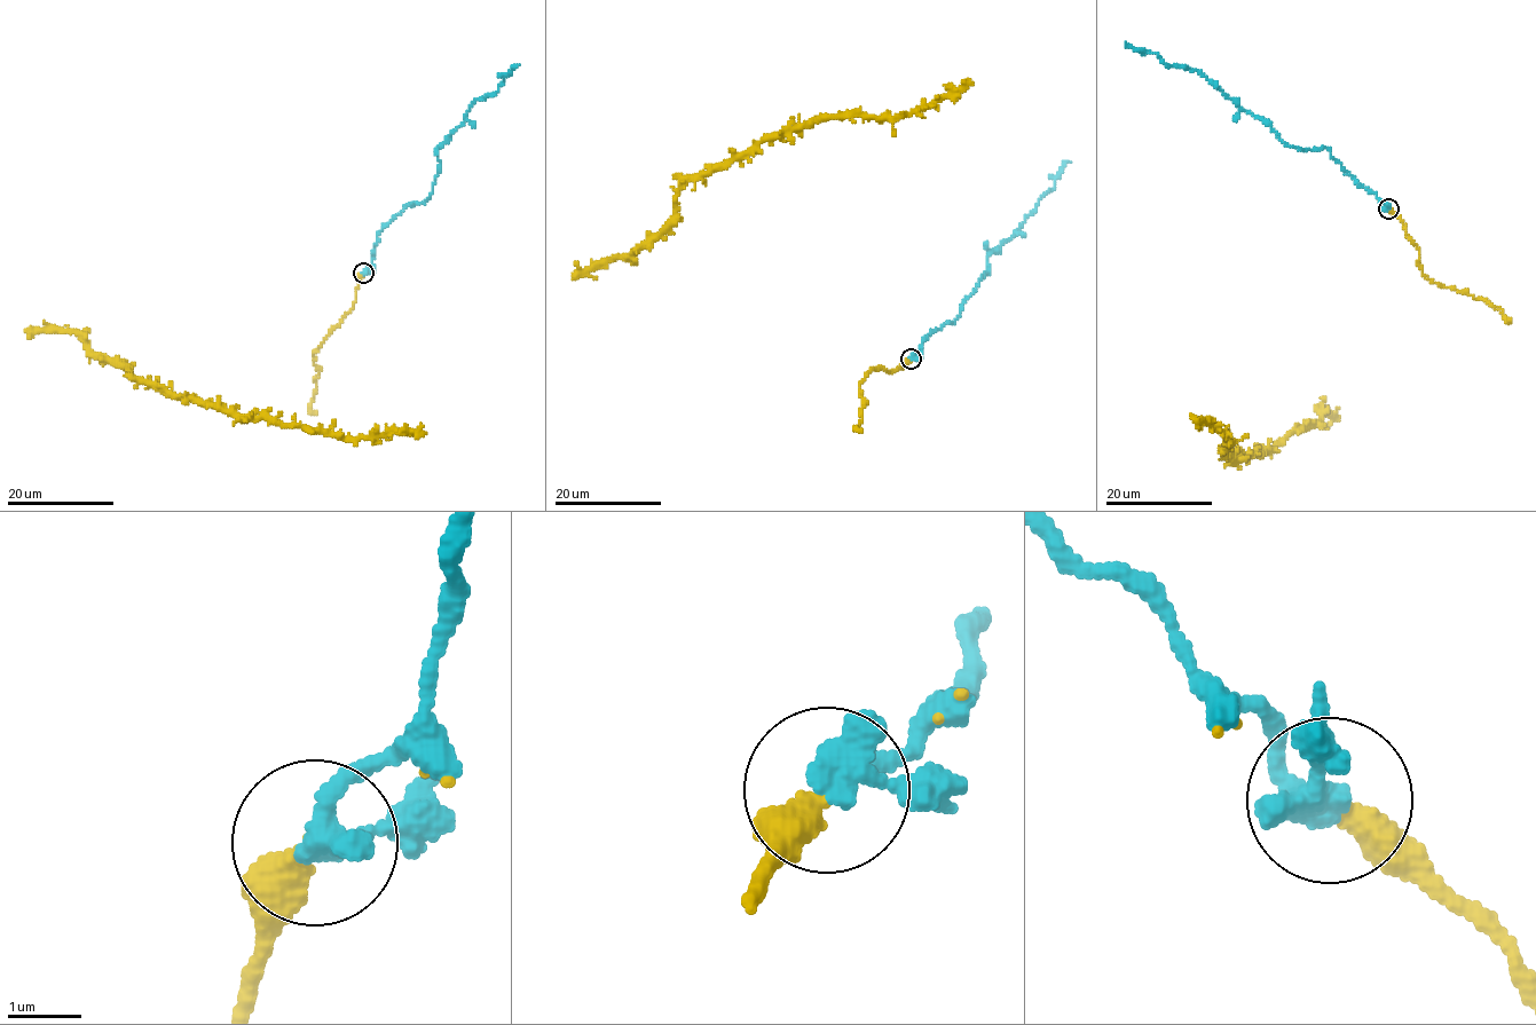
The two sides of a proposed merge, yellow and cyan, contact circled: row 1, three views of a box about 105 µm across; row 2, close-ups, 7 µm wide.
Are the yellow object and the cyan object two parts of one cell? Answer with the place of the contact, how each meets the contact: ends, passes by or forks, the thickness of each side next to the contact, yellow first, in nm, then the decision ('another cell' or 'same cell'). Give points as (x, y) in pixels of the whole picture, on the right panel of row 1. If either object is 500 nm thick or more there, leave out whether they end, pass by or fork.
(1388, 209) | yellow ends | cyan passes by | 380/360 nm | same cell

